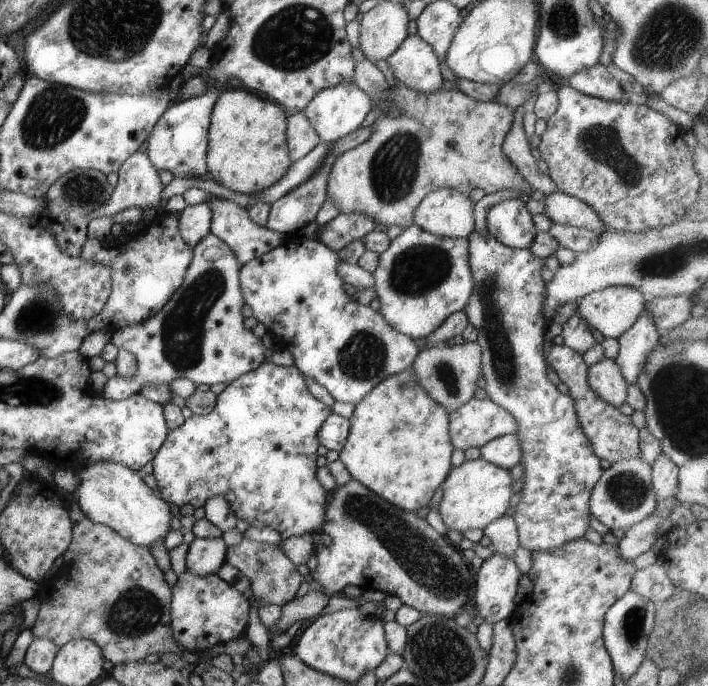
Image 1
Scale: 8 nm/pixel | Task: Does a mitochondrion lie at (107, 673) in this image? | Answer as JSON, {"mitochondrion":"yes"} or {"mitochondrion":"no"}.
{"mitochondrion":"no"}

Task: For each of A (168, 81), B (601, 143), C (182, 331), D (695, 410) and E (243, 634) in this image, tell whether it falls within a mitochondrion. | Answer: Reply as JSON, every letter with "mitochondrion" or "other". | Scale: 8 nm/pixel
{"A":"other","B":"mitochondrion","C":"mitochondrion","D":"mitochondrion","E":"other"}

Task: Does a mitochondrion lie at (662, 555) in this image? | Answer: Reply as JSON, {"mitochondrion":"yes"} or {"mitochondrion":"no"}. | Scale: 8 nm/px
{"mitochondrion":"no"}

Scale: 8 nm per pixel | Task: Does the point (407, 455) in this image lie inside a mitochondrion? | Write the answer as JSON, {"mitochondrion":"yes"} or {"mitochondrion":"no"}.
{"mitochondrion":"no"}

